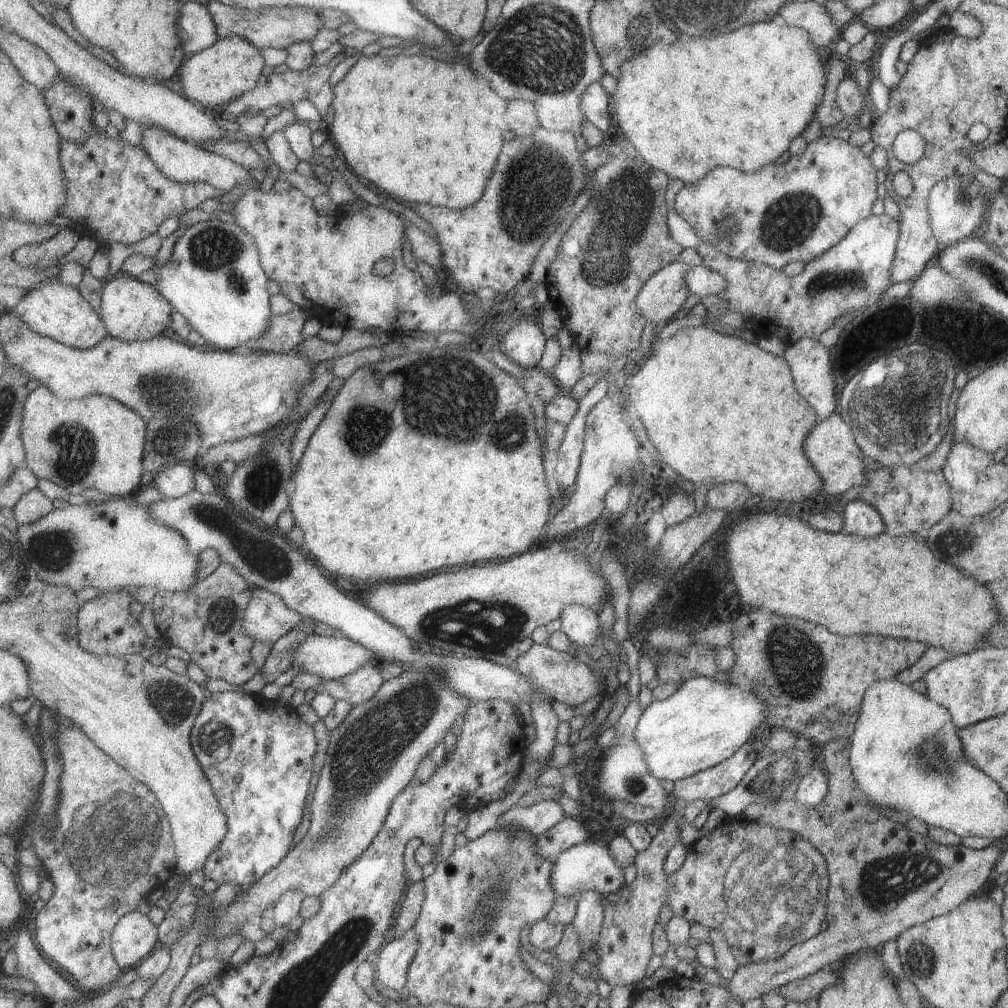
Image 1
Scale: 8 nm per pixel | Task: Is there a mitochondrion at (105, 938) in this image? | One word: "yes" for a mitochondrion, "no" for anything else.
no

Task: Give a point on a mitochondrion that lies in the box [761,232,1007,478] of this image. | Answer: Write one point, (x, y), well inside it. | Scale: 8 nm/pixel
(897, 407)

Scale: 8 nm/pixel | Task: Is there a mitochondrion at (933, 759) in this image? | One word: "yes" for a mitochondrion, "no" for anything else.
yes

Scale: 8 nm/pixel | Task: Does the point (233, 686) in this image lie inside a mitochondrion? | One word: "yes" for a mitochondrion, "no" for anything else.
no

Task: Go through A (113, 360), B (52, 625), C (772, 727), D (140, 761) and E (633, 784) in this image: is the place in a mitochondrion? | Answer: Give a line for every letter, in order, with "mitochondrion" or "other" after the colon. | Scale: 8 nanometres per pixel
A: other
B: other
C: other
D: other
E: mitochondrion

